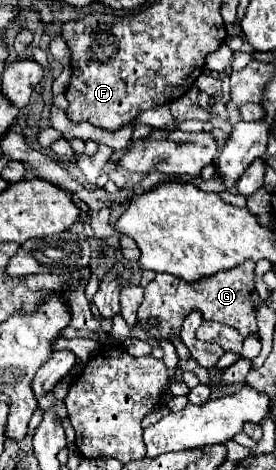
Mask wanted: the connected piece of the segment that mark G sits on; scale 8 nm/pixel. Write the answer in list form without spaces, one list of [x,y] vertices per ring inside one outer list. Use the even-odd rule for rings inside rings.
[[[247,260],[241,266],[235,266],[231,270],[223,270],[219,274],[201,278],[197,282],[187,282],[183,278],[175,278],[173,274],[157,274],[155,280],[145,288],[145,298],[139,306],[137,318],[143,322],[143,326],[155,336],[155,338],[169,338],[169,334],[177,334],[181,330],[183,318],[191,312],[191,310],[201,310],[205,320],[215,320],[215,322],[223,322],[227,326],[239,328],[239,332],[243,336],[249,336],[253,332],[257,332],[257,324],[255,324],[255,310],[249,302],[249,292],[255,286],[253,278],[255,278],[255,262]],[[149,318],[159,318],[161,322],[161,330],[157,334],[155,328],[147,326]]]

